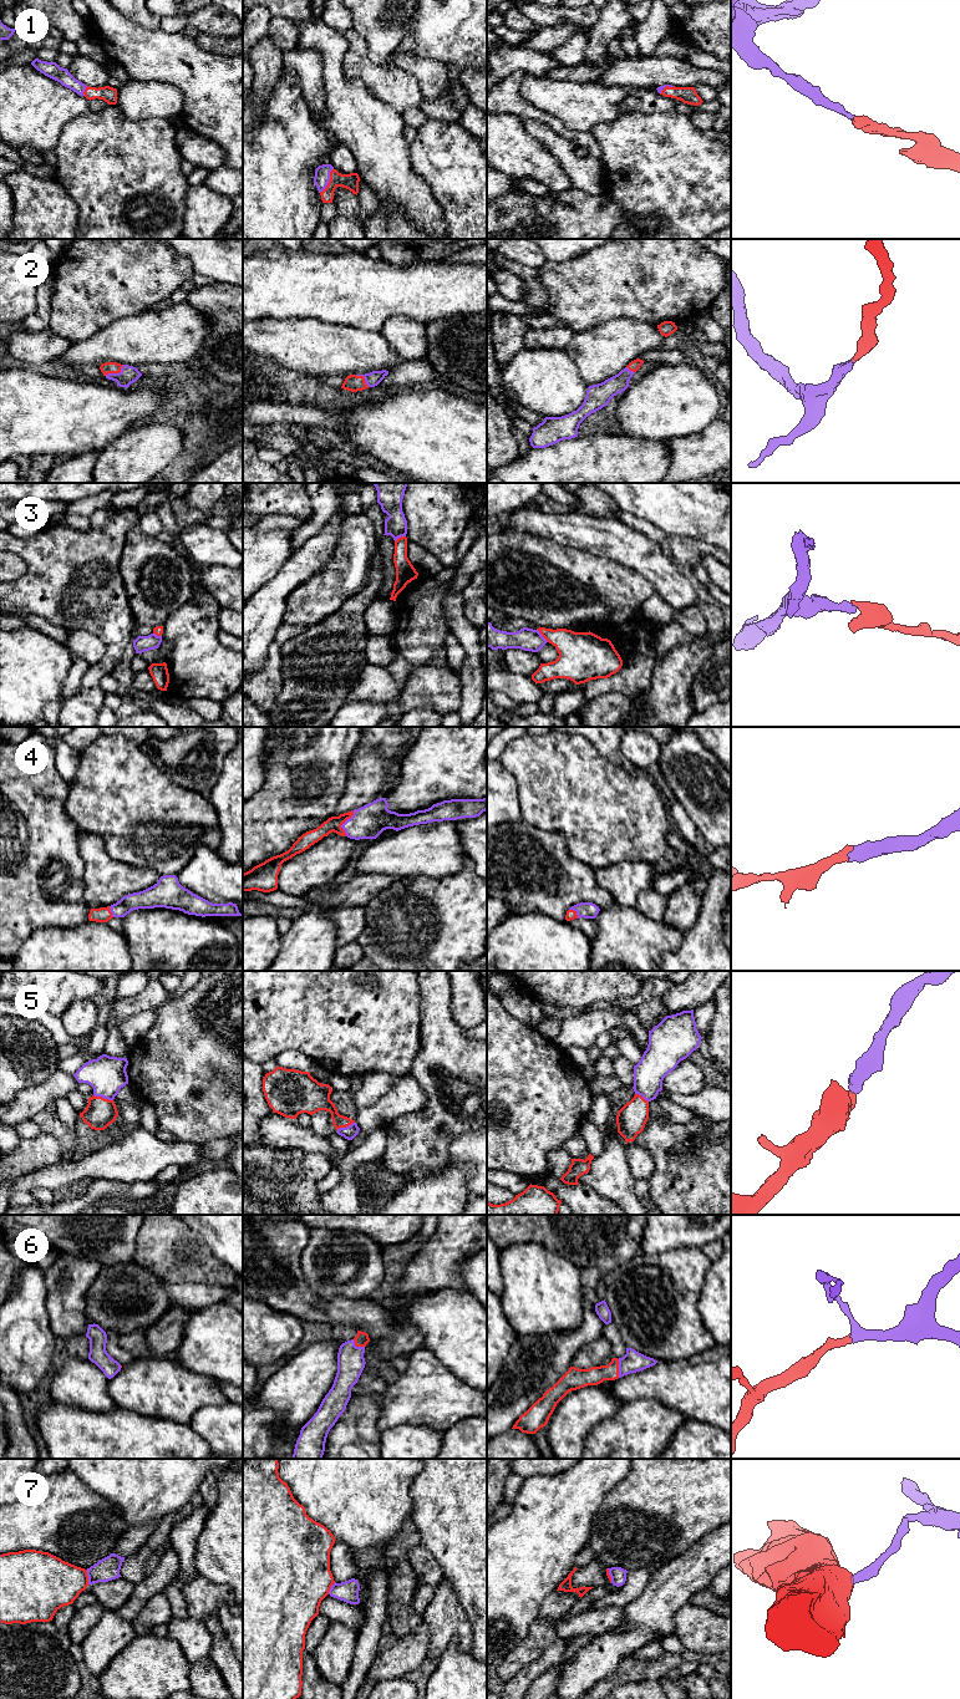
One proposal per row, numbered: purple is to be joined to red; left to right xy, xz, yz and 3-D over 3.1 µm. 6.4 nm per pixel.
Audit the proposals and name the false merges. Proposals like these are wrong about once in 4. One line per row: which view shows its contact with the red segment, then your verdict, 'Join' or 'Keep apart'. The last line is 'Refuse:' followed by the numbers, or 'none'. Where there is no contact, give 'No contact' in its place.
1: Touches red in xz. Join
2: Touches red in xy. Join
3: Touches red in yz. Keep apart
4: Touches red in xz. Join
5: Touches red in xy. Join
6: Touches red in yz. Join
7: Touches red in xy. Keep apart
Refuse: 3, 7

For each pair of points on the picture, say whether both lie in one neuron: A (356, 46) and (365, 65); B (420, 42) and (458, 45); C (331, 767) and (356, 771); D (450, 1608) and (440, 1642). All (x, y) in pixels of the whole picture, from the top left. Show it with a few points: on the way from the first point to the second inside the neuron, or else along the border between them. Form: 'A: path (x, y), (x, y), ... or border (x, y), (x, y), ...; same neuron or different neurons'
A: path (357, 51), (360, 60); same neuron
B: path (430, 42), (448, 42); same neuron
C: border (357, 743), (348, 764), (345, 789), (339, 798); different neurons
D: path (445, 1617), (445, 1626), (441, 1633); same neuron

